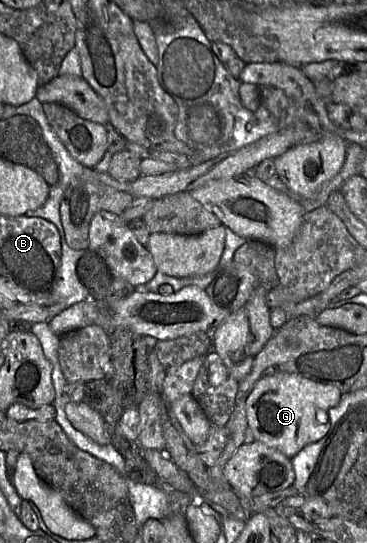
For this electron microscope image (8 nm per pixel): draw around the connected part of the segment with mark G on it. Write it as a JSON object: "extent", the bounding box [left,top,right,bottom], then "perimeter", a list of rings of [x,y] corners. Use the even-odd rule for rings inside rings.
{"extent":[246,372,342,459],"perimeter":[[[279,372],[261,378],[246,401],[249,429],[256,441],[292,459],[306,445],[323,438],[331,427],[329,410],[337,406],[342,392],[334,385],[322,384],[297,374]]]}

